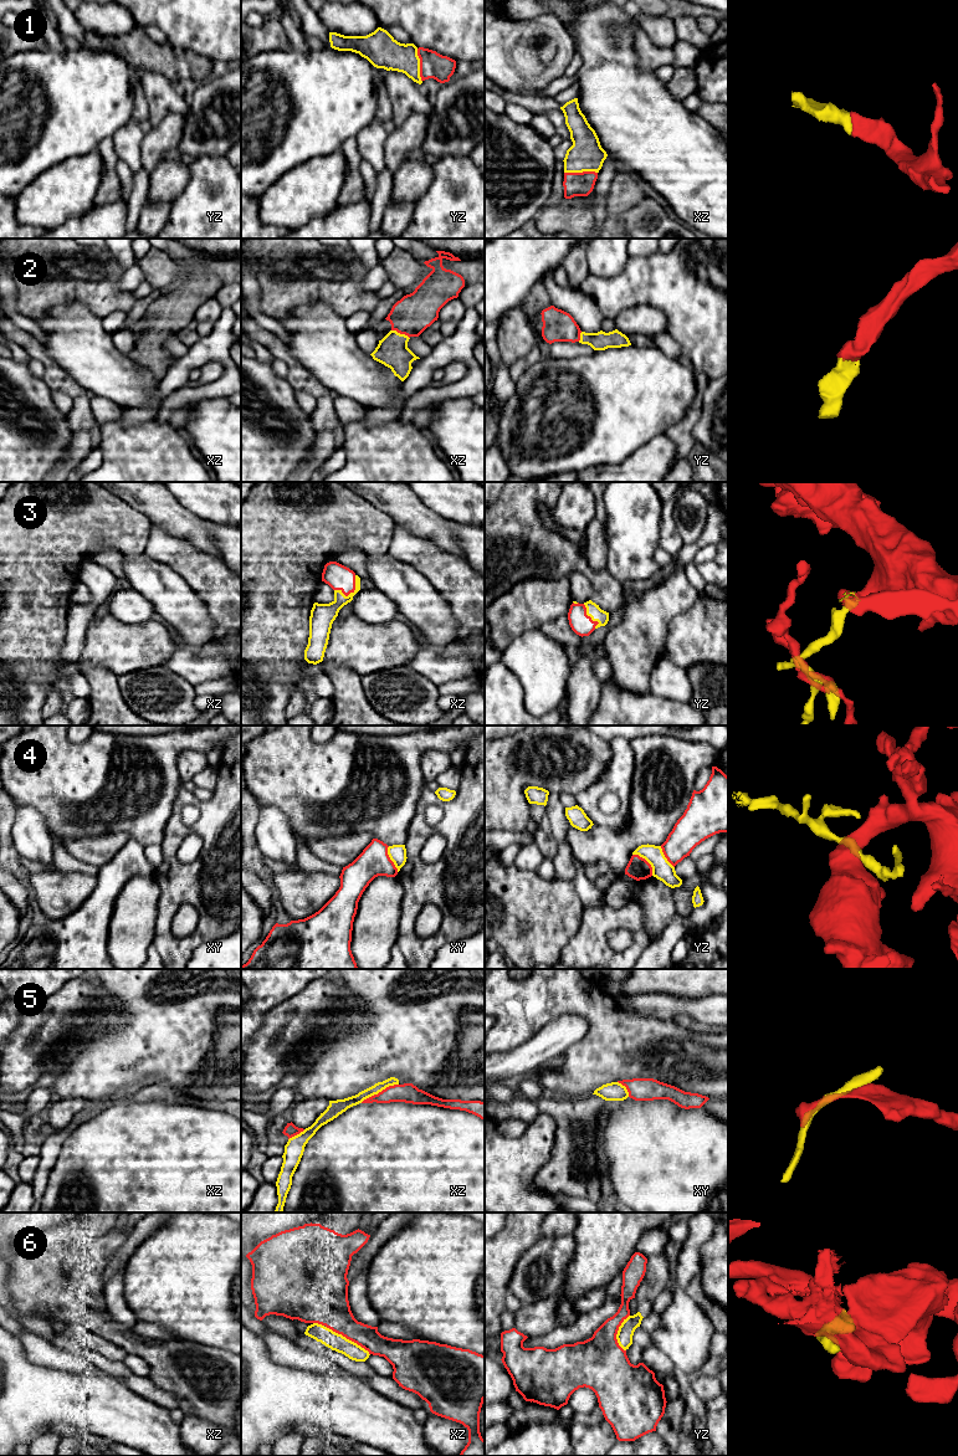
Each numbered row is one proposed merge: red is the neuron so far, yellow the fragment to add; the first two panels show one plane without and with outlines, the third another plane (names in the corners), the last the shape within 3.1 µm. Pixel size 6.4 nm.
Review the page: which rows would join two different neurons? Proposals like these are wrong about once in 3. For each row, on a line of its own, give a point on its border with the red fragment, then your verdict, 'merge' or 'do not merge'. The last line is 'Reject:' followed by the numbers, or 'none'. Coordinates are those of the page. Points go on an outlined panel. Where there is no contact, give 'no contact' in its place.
1: meets red in xz at (580, 173); merge
2: meets red in xz at (400, 333); merge
3: meets red in xz at (351, 591); merge
4: meets red in yz at (646, 861); do not merge
5: meets red in xz at (379, 1092); do not merge
6: meets red in xz at (348, 1338); do not merge
Reject: 4, 5, 6

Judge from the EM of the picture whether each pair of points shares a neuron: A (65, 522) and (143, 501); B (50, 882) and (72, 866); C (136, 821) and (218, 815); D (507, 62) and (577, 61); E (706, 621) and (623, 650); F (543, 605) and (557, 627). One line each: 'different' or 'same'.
A: different
B: different
C: different
D: different
E: different
F: different

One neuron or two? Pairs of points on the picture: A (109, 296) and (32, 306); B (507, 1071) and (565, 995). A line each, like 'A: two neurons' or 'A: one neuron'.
A: one neuron
B: two neurons

